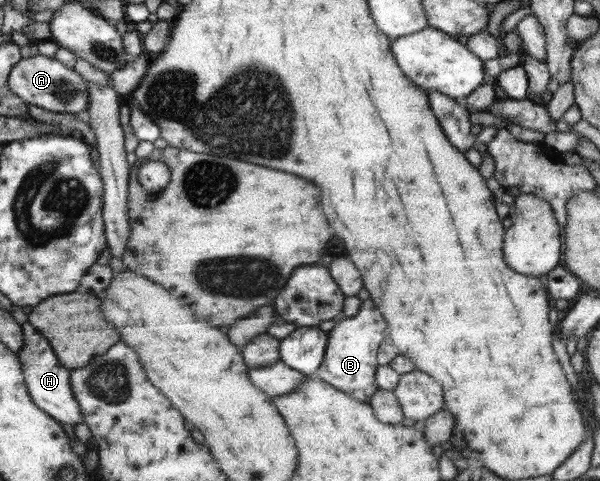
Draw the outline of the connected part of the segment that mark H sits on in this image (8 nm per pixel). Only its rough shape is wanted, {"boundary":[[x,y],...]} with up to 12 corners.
{"boundary":[[21,324],[30,396],[65,425],[83,424],[64,366],[41,331]]}

